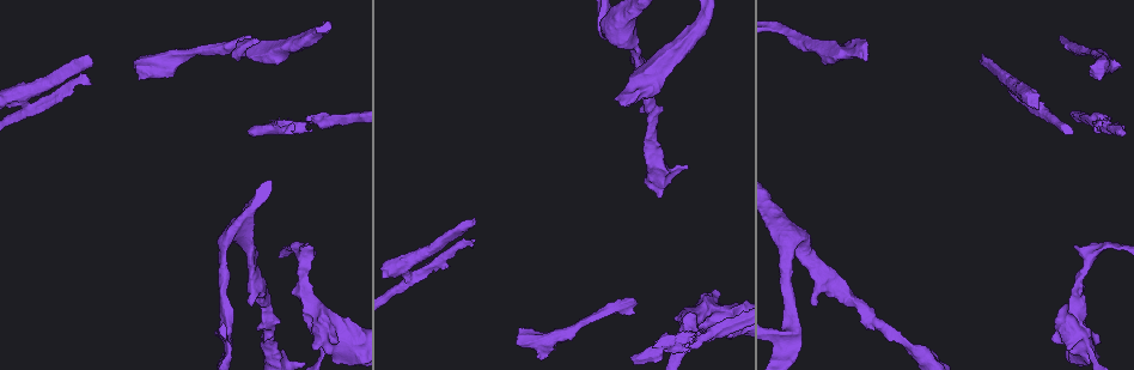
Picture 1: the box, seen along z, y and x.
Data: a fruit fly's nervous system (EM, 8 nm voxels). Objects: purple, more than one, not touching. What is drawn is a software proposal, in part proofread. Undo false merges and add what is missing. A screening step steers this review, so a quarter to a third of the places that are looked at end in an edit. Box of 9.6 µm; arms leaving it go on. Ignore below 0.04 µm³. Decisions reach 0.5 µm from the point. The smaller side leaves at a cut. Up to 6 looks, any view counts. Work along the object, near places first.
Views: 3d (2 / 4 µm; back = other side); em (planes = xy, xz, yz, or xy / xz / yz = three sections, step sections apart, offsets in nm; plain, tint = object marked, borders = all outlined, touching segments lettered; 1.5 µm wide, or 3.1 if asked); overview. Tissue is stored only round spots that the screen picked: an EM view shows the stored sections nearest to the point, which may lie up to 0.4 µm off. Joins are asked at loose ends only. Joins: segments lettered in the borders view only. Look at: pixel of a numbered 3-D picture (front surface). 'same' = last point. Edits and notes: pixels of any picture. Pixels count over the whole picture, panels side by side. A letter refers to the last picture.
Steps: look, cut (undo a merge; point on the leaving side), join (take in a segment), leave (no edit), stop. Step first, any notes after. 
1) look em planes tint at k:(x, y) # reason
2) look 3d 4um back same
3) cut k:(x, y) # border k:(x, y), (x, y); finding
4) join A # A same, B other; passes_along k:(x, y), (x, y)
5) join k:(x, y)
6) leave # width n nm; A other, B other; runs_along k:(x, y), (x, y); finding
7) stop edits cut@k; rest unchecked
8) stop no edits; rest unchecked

look em planes borders at 1:(133, 66) # stops while still wide

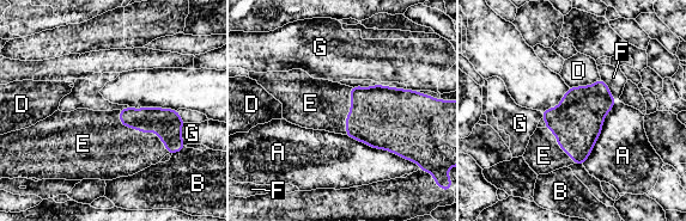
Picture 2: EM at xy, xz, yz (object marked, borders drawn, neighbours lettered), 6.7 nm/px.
join E # longest_contact A 480 nm; A other, B other, D other, E same, F other, G other; passes_along 2:(168, 123), (143, 130), (111, 151); it goes on there

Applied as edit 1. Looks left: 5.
look overview # see it whole again

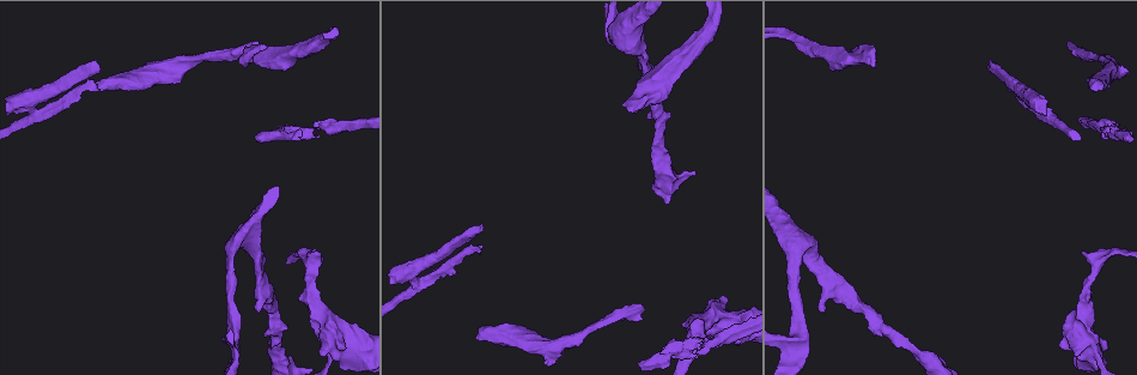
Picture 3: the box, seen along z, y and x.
look 3d 4um back at 3:(1093, 350) # side arm on a straight run

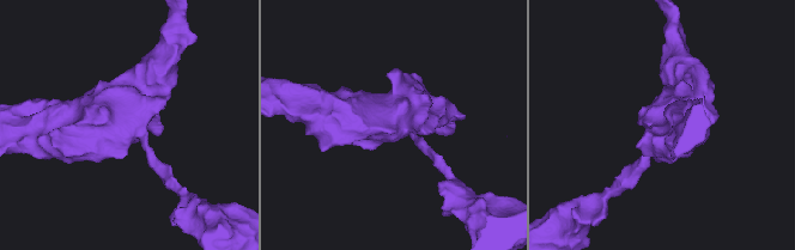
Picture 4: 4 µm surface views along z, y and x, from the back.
look em planes borders at 4:(128, 127)

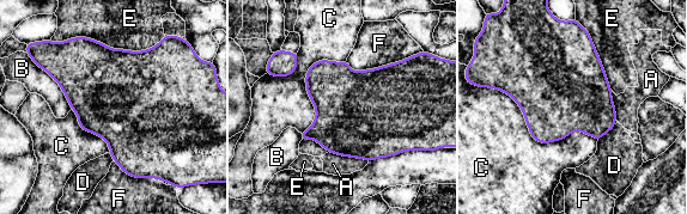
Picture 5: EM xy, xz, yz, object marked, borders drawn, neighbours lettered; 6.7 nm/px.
cut 5:(304, 135) # A other, B other, C other, D other, E other, F other; border 5:(306, 130), (311, 138); a second cell is stuck on

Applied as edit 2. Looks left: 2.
stop edits join@2, cut@5; rest unchecked

